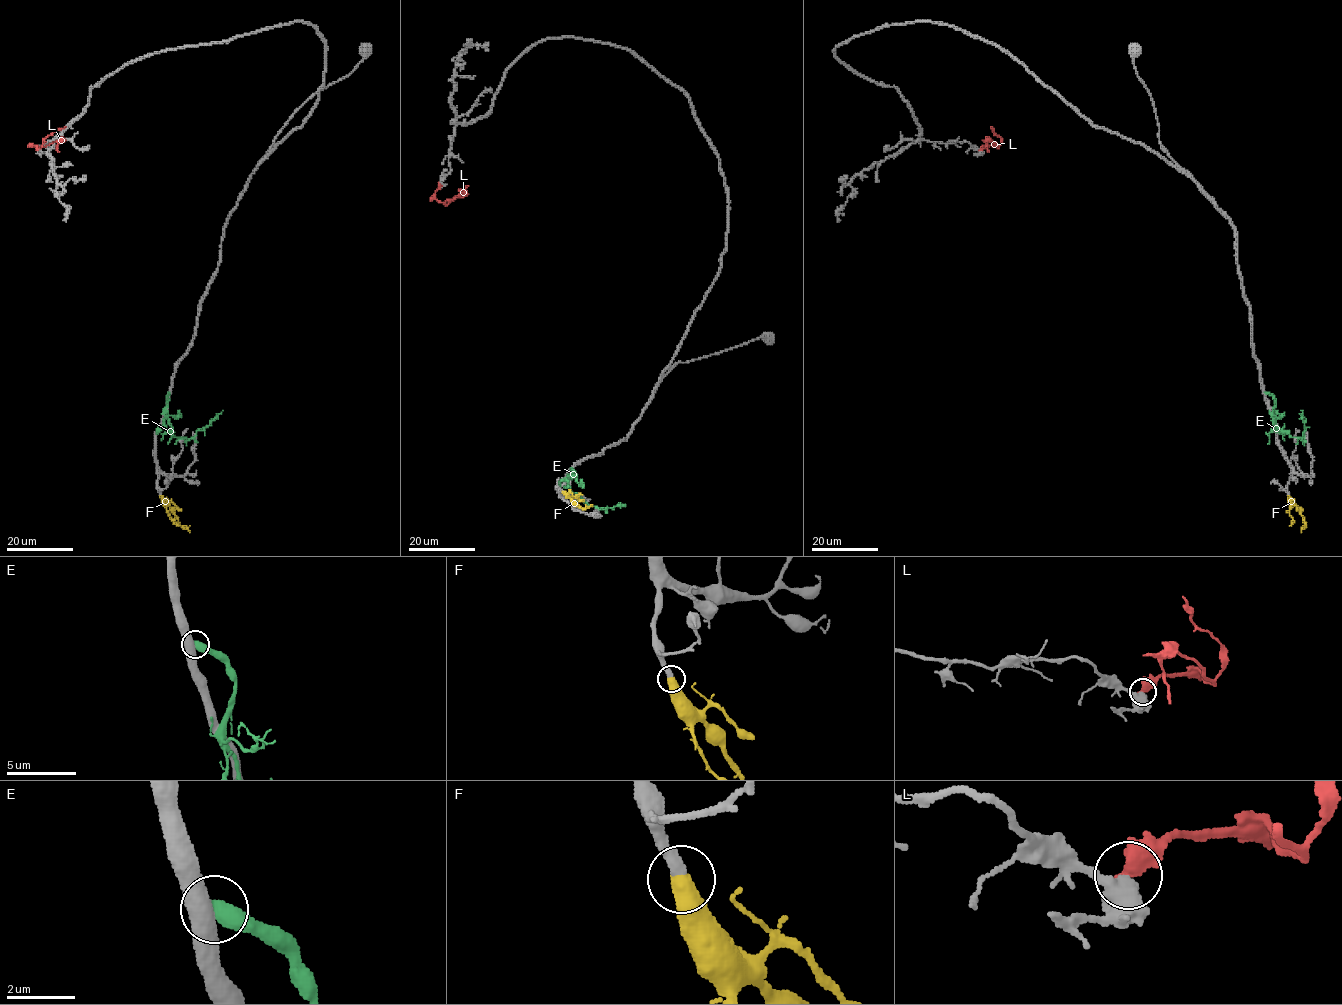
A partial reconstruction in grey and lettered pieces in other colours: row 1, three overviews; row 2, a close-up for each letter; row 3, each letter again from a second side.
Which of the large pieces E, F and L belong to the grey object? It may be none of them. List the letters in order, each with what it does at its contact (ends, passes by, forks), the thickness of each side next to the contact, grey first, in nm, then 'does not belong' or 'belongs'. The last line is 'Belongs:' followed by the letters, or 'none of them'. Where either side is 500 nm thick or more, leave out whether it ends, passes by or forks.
E: 500 nm thick on the grey side, 600 nm on the other; does not belong
F: 400 nm thick on the grey side, 600 nm on the other; belongs
L: 480 nm thick on the grey side, 550 nm on the other; does not belong
Belongs: F

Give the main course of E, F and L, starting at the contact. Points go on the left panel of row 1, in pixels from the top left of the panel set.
E: (169, 392), (163, 425), (175, 436), (191, 438), (223, 410)
F: (161, 496), (181, 526), (190, 532)
L: (37, 150), (32, 144), (43, 147), (60, 140), (56, 145), (59, 152)

